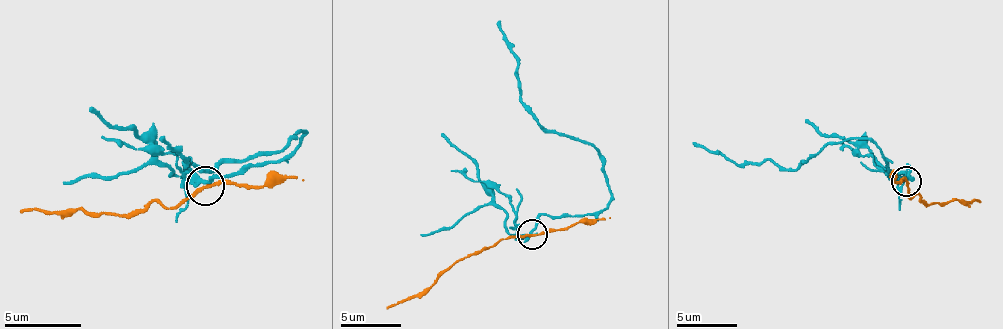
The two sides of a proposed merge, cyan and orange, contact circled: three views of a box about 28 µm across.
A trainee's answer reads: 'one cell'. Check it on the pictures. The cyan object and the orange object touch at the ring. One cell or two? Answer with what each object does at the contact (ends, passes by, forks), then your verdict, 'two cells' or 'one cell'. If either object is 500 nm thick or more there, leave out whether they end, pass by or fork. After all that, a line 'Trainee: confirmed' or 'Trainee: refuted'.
cyan passes by; orange passes by; two cells
Trainee: refuted

